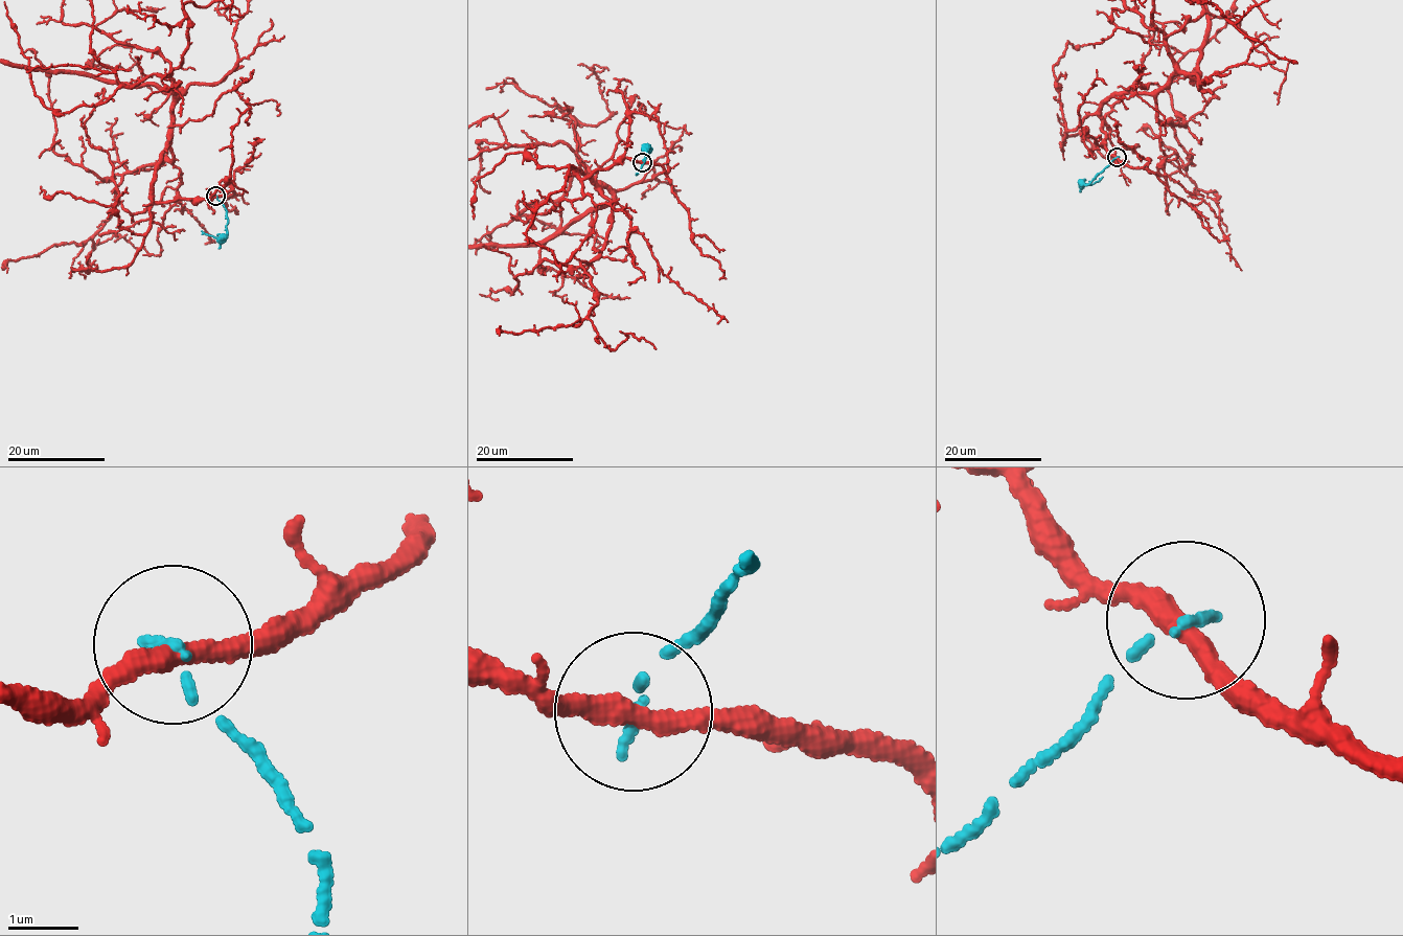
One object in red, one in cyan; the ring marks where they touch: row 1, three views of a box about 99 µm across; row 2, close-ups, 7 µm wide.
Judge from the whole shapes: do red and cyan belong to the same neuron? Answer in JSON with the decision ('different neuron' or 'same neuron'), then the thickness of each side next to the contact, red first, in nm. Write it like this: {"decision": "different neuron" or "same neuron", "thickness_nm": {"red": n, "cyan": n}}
{"decision": "different neuron", "thickness_nm": {"red": 280, "cyan": 110}}

